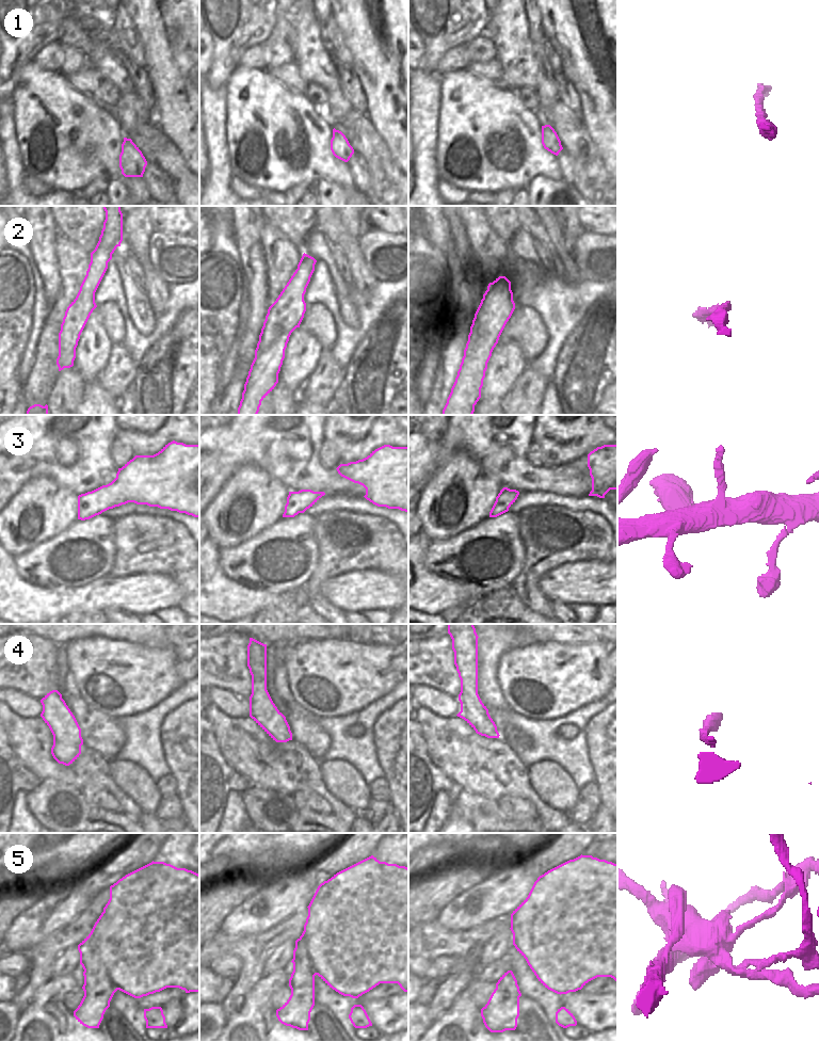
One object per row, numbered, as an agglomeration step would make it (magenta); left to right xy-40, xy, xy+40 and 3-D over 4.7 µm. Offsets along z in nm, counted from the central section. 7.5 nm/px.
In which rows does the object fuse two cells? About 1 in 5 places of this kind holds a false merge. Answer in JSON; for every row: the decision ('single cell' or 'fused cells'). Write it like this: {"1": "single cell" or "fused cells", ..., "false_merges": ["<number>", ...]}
{"1": "single cell", "2": "single cell", "3": "single cell", "4": "single cell", "5": "fused cells", "false_merges": ["5"]}

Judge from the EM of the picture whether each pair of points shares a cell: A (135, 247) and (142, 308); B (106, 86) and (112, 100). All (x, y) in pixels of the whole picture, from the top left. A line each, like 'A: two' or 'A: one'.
A: two
B: one

